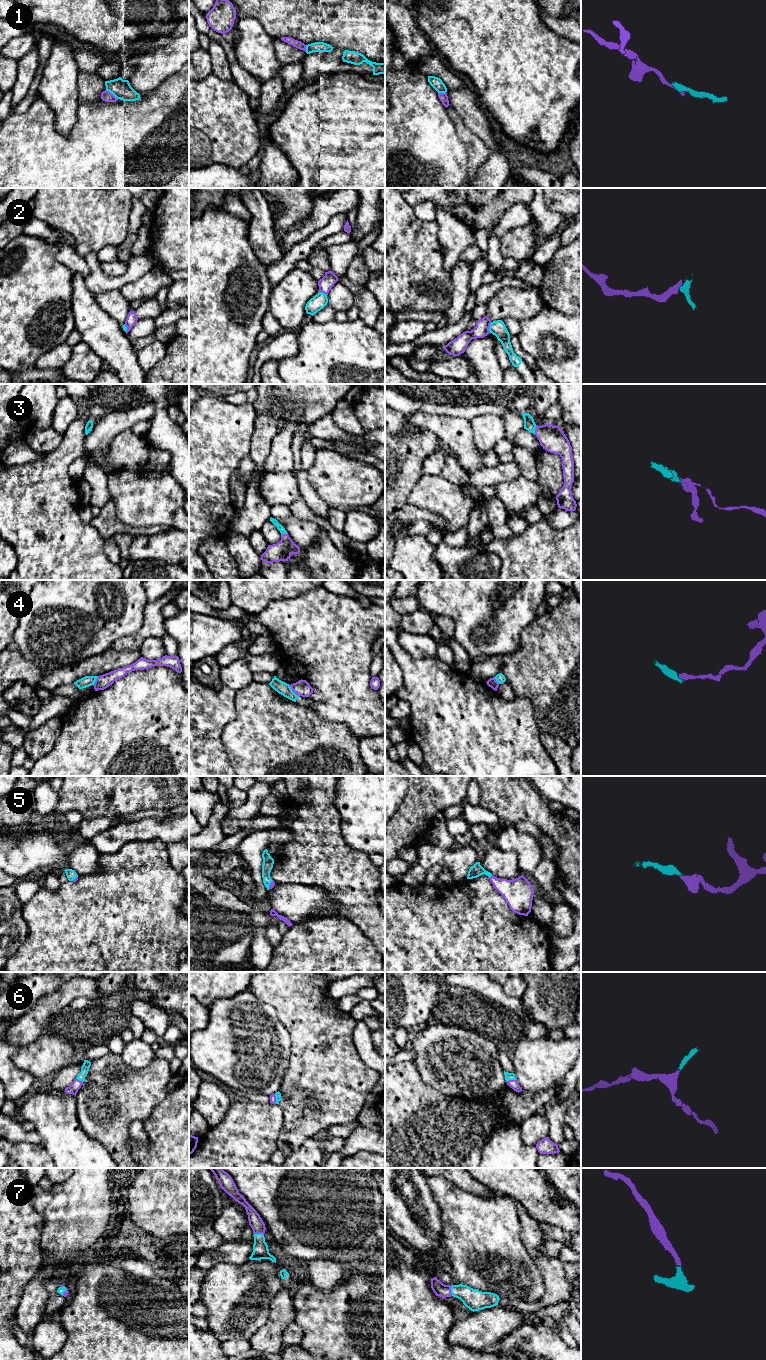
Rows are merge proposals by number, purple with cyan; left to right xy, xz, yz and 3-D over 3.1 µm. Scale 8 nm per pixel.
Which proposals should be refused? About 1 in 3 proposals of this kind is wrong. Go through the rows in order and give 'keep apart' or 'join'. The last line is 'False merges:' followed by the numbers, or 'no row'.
1: keep apart
2: keep apart
3: join
4: keep apart
5: join
6: join
7: join
False merges: 1, 2, 4

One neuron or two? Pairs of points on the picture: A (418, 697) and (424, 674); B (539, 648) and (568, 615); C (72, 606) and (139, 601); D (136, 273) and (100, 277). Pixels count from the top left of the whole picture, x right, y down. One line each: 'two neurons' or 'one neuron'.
A: one neuron
B: one neuron
C: one neuron
D: one neuron

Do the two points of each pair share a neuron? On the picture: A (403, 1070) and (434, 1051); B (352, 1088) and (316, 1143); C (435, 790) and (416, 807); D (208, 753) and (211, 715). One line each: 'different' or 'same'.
A: different
B: different
C: same
D: same

